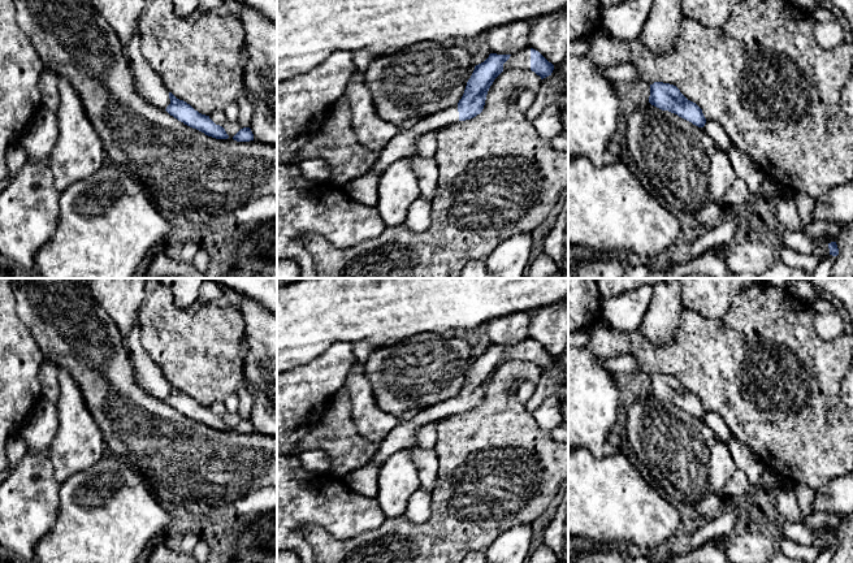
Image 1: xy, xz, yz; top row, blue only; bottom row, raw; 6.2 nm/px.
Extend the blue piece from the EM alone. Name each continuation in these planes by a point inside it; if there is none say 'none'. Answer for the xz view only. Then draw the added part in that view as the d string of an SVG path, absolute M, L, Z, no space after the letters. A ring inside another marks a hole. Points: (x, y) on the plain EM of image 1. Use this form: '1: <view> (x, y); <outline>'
1: xz (522, 351); M531 338L510 347L510 350L503 355L503 363L508 363L511 360L531 361Z
2: xz (403, 436); M458 395L420 411L411 421L402 421L402 424L393 429L378 445L378 451L373 456L372 463L381 465L398 450L416 446L417 432L424 425L455 413L459 413Z

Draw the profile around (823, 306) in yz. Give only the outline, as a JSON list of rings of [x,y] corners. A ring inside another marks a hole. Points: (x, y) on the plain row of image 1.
[[[823,296],[817,298],[811,306],[814,311],[819,313],[827,315],[835,312],[835,303]]]

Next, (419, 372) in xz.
[[[423,333],[395,345],[374,347],[363,367],[377,406],[400,421],[411,421],[420,411],[458,395],[475,358],[469,343],[462,338]]]

